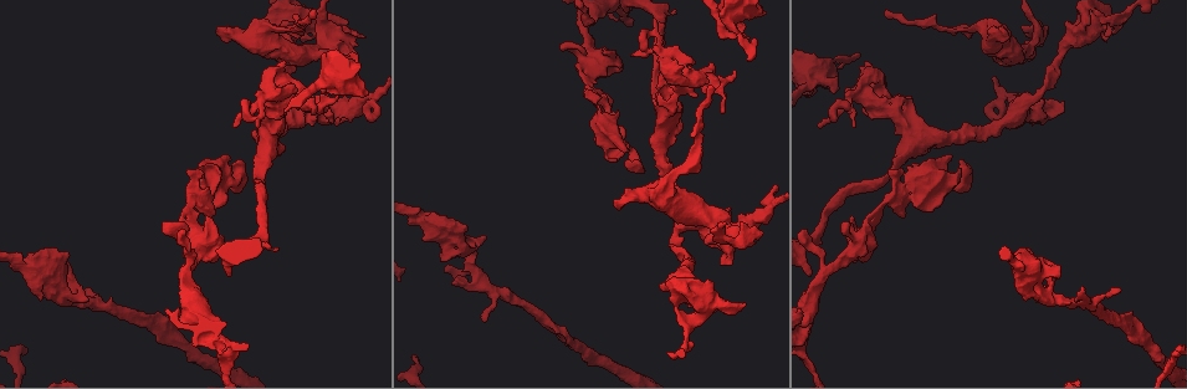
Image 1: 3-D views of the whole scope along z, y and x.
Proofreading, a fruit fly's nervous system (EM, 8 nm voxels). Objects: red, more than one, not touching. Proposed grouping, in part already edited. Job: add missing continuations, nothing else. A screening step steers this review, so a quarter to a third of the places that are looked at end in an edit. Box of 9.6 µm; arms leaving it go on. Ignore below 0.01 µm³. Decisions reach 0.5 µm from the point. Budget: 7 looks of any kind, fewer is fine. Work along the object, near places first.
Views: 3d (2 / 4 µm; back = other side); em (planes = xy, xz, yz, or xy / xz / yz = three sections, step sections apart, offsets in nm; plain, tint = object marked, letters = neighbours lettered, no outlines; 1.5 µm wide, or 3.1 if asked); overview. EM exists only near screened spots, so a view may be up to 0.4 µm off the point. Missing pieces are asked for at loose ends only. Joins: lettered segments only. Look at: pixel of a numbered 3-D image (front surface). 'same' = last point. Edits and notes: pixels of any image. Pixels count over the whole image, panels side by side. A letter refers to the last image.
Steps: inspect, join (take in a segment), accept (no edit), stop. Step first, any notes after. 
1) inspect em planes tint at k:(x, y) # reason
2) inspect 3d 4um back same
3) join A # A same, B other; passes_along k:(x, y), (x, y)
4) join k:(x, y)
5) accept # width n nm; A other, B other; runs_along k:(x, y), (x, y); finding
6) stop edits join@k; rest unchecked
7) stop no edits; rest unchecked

inspect em planes letters at 1:(680, 319) # free end

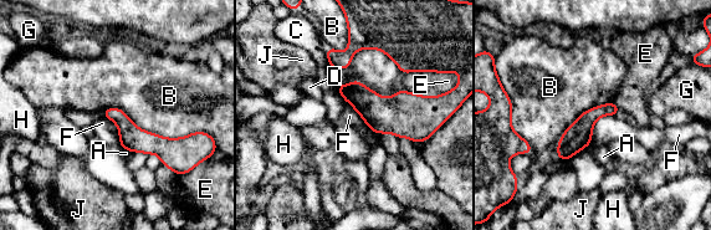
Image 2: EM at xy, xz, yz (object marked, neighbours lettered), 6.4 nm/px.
accept # longest_contact B 650 nm; A other, B other, C other, D other, E other, F other, G other, H other, J other; border 2:(618, 113), (596, 121), (591, 143); none of them fits

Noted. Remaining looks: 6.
inspect 3d 4um at 1:(634, 55) # free end

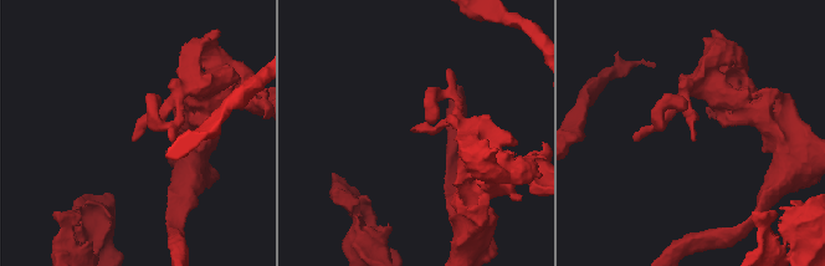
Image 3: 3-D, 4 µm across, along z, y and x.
inspect em xz step 8 letters at 3:(134, 141)

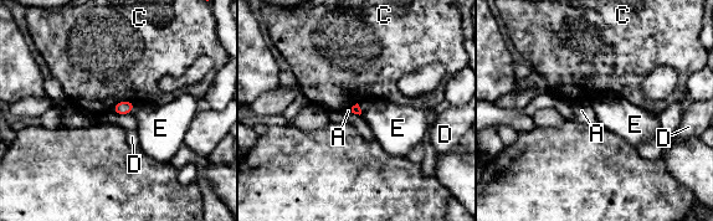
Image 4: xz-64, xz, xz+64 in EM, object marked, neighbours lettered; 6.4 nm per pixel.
accept # longest_contact C 160 nm; A other, C other, D other, E other; no lettered segment goes on from it

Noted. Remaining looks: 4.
inspect em planes letters at 1:(750, 38) # free end

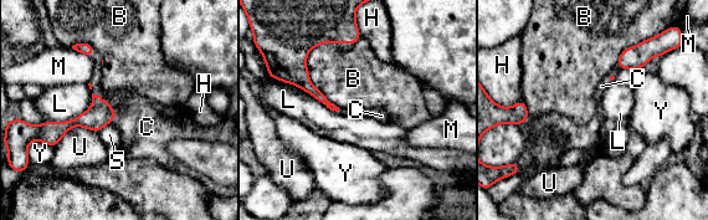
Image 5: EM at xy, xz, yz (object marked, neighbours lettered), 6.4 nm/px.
join C # longest_contact B 440 nm; B other, C same, H other, L other, M other, S other, U other, Y other; it goes on there

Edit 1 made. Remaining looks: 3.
stop edits join@5; rest unchecked

